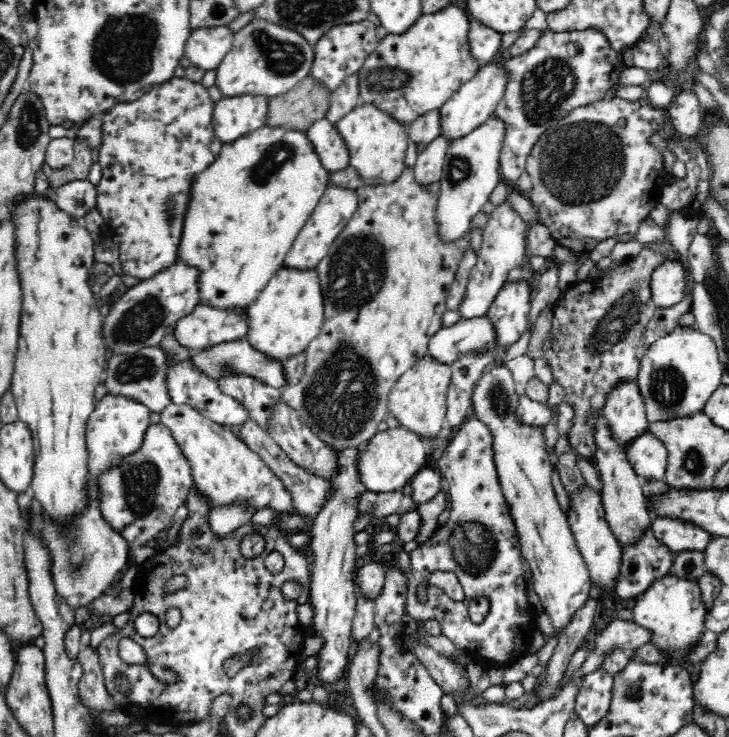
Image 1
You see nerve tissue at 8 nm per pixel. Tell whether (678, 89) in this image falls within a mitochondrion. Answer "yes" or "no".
no

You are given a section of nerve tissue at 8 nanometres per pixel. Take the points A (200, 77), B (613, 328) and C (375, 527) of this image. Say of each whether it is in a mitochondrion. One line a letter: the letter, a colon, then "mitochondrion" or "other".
A: other
B: mitochondrion
C: other

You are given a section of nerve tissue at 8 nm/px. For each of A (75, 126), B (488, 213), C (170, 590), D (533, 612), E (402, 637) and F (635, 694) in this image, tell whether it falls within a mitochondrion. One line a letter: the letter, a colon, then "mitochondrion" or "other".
A: other
B: other
C: other
D: other
E: other
F: other

